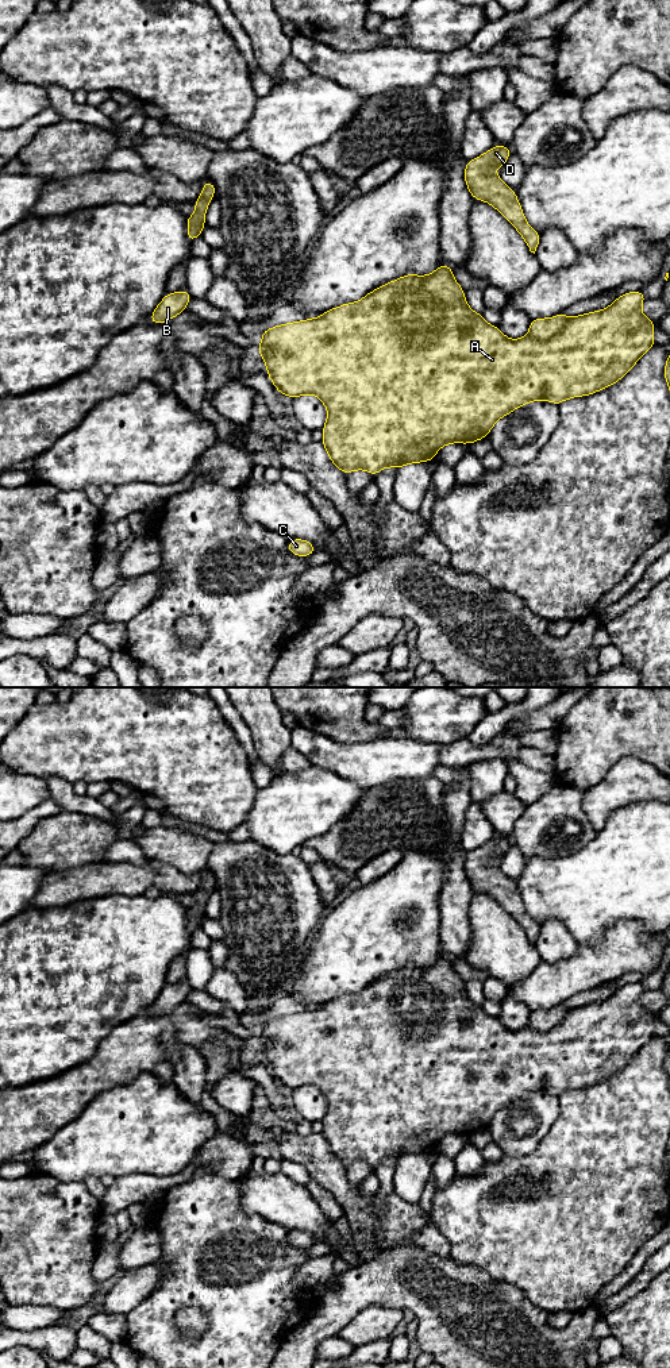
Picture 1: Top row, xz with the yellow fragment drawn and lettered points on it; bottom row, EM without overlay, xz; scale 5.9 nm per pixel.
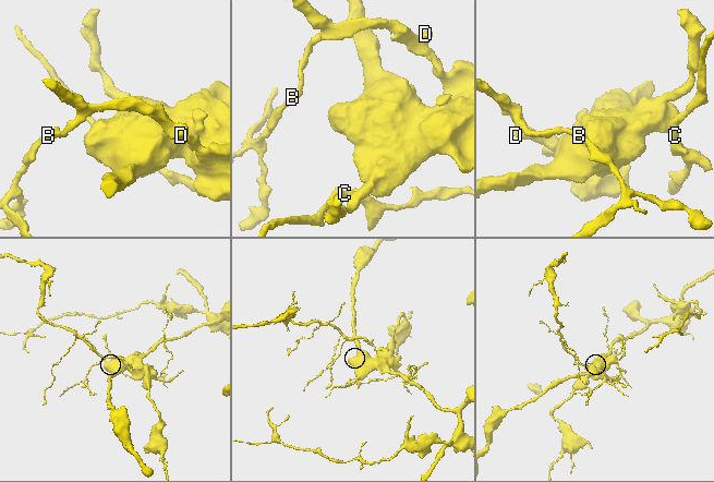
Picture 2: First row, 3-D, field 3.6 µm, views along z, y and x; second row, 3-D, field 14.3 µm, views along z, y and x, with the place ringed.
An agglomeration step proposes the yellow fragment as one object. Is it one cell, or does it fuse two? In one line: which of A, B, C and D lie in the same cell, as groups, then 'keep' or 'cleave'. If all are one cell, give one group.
groups A B C D; keep

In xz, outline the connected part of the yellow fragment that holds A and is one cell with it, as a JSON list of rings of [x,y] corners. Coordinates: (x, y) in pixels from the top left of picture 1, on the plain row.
[[[443,955],[430,967],[403,967],[401,970],[390,972],[367,984],[362,991],[332,999],[316,1010],[280,1016],[263,1021],[261,1037],[257,1043],[266,1055],[267,1067],[276,1076],[278,1084],[292,1090],[303,1086],[315,1086],[326,1097],[328,1107],[321,1120],[321,1134],[326,1138],[331,1153],[346,1167],[354,1161],[362,1160],[376,1168],[384,1159],[400,1160],[408,1155],[435,1152],[436,1142],[448,1134],[471,1136],[475,1132],[481,1132],[488,1128],[500,1109],[508,1107],[516,1099],[531,1093],[546,1091],[559,1097],[563,1091],[589,1087],[616,1075],[634,1059],[642,1047],[655,1036],[652,1020],[656,1014],[640,1003],[640,997],[646,990],[647,989],[640,982],[628,983],[617,989],[604,1002],[594,1002],[570,1010],[565,1005],[559,1005],[550,1010],[535,1010],[530,1014],[530,1024],[527,1028],[512,1032],[502,1026],[496,1017],[488,1016],[481,1005],[469,999],[465,991],[465,982],[454,971],[451,957]]]

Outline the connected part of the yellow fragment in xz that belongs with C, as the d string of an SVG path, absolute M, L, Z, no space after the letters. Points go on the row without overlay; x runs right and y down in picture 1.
M290 1230L288 1234L288 1242L297 1246L297 1248L309 1248L311 1245L316 1244L317 1241L315 1237L308 1232L301 1230Z

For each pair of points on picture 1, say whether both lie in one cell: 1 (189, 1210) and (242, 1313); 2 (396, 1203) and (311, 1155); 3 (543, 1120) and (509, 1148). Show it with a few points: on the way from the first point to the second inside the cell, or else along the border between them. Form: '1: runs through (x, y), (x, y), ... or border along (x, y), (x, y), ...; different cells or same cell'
1: runs through (195, 1239), (195, 1276), (203, 1286), (214, 1288); same cell
2: runs through (374, 1214), (368, 1214), (332, 1176); same cell
3: runs through (540, 1130), (527, 1144), (520, 1145); same cell

